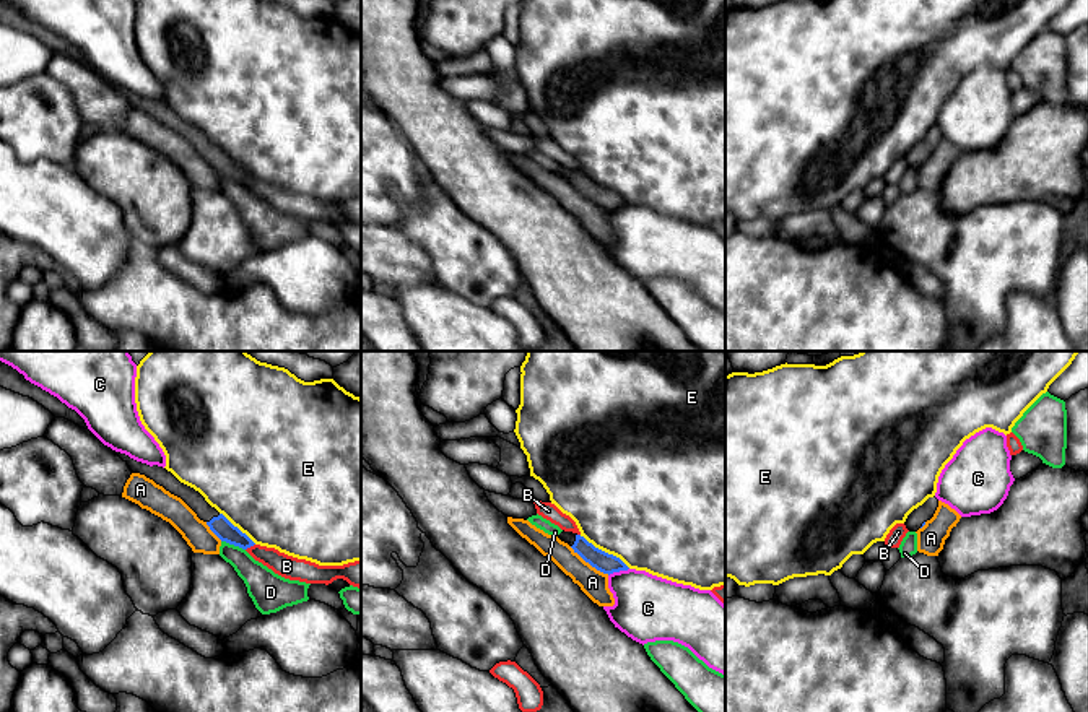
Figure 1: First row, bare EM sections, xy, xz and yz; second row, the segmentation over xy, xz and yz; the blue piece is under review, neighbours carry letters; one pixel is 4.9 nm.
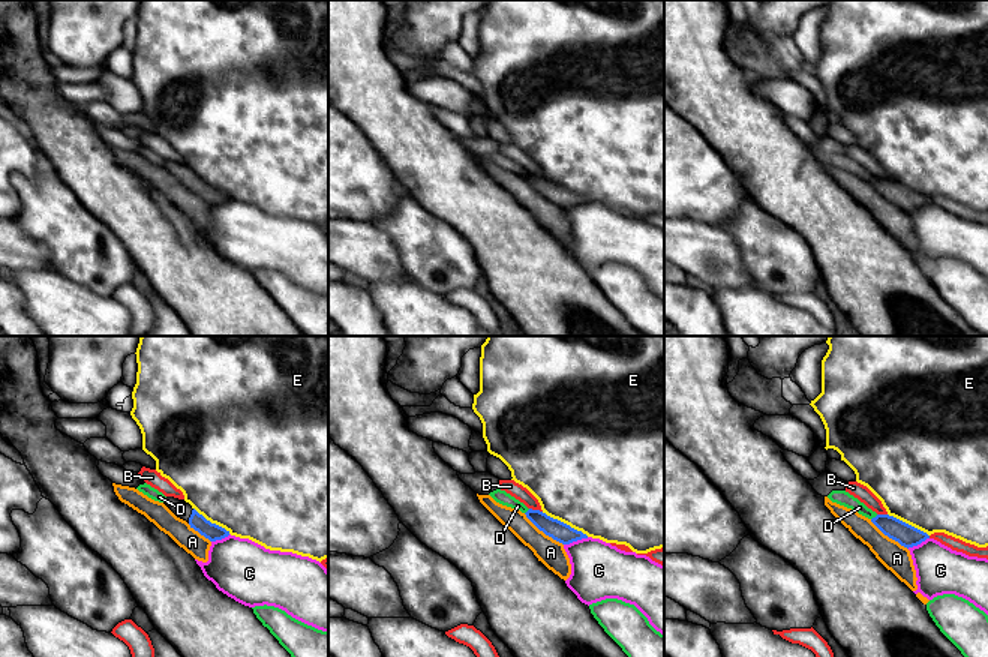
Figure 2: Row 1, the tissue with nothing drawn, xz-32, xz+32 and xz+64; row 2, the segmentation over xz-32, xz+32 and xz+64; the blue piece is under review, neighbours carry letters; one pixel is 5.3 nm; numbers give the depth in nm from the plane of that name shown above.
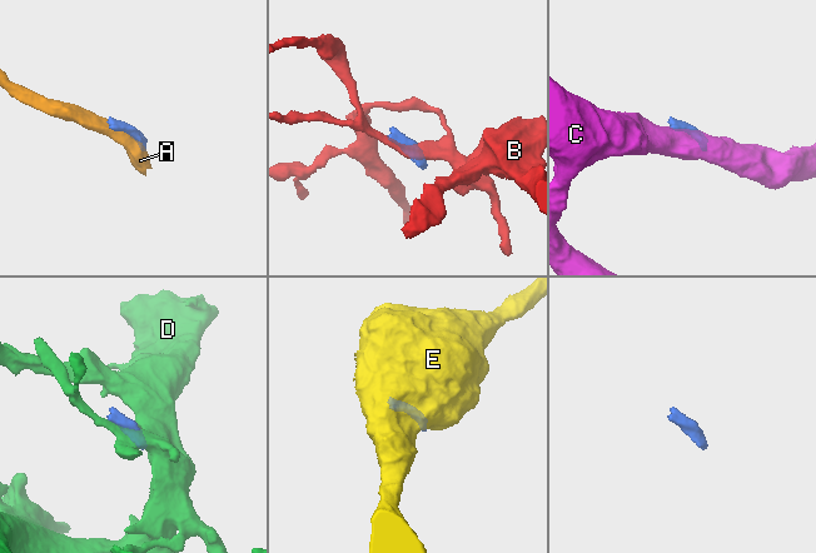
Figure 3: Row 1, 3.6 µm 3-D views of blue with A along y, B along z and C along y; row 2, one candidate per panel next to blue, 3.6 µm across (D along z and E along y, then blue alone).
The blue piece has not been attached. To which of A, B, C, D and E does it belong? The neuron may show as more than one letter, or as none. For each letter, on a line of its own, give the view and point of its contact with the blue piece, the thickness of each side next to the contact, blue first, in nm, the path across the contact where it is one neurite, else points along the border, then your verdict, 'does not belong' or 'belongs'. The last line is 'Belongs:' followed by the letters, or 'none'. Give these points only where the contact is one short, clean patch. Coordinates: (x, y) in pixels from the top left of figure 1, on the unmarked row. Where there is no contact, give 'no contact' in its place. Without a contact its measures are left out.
A: meets blue in xz at (589, 199); 100 nm thick on the blue side, 140 nm on the other; does not belong
B: meets blue in xy at (249, 182); 100 nm thick on the blue side, 110 nm on the other; border along xy (254, 179), (246, 186); does not belong
C: meets blue in xz at (618, 207); 100 nm thick on the blue side, 320 nm on the other; does not belong
D: meets blue in xy at (233, 179); 100 nm thick on the blue side, 160 nm on the other; does not belong
E: meets blue in xz at (604, 187); 100 nm thick on the blue side, 500 nm on the other; border along xz (579, 171), (618, 192), (630, 204); does not belong
Belongs: none

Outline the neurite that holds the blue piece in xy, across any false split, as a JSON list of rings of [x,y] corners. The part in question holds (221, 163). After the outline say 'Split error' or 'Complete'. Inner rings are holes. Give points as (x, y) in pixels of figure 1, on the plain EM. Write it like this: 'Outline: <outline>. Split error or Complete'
Outline: [[[117,88],[117,91],[130,102],[133,109],[145,111],[153,115],[156,120],[163,122],[171,130],[181,133],[200,156],[203,156],[210,166],[221,176],[229,180],[247,185],[255,179],[234,163],[223,150],[211,143],[205,133],[194,124],[181,119],[171,107],[158,101],[146,101],[130,94],[125,89]]]. Split error

